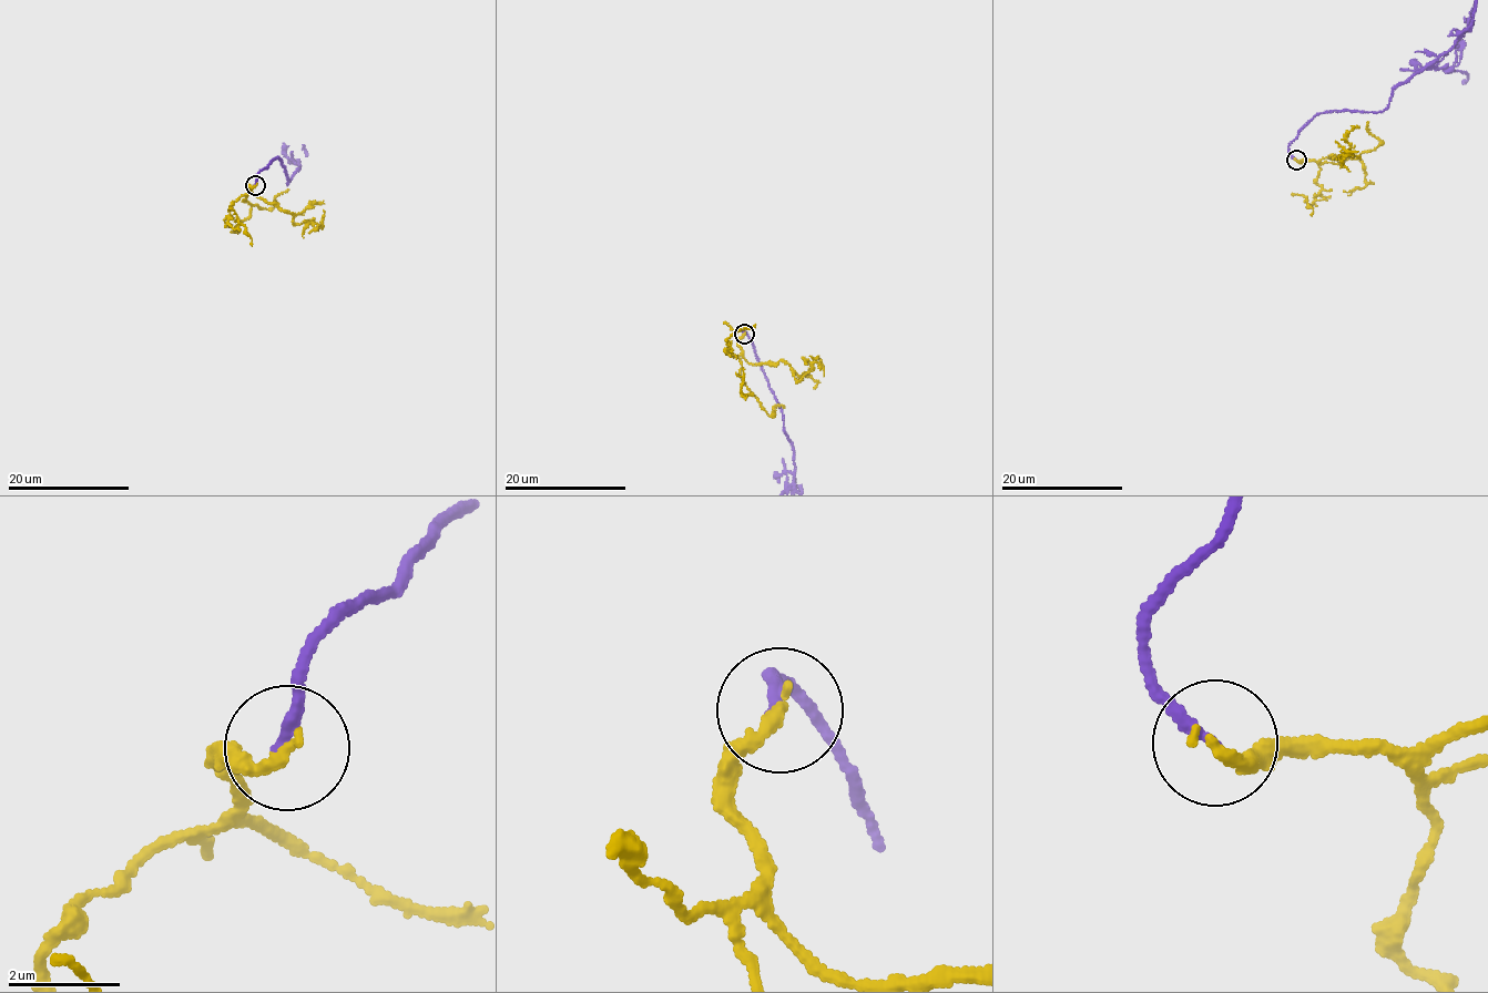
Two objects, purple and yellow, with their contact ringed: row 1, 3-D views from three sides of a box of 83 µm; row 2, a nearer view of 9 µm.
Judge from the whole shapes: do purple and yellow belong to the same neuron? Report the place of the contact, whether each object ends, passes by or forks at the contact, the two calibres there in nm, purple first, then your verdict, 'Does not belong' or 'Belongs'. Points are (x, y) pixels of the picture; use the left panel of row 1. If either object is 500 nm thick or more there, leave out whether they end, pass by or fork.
Place: (255, 185). At the ring purple ends. At the ring yellow ends. Thickness 190 nm (purple) against 240 nm. Does not belong

